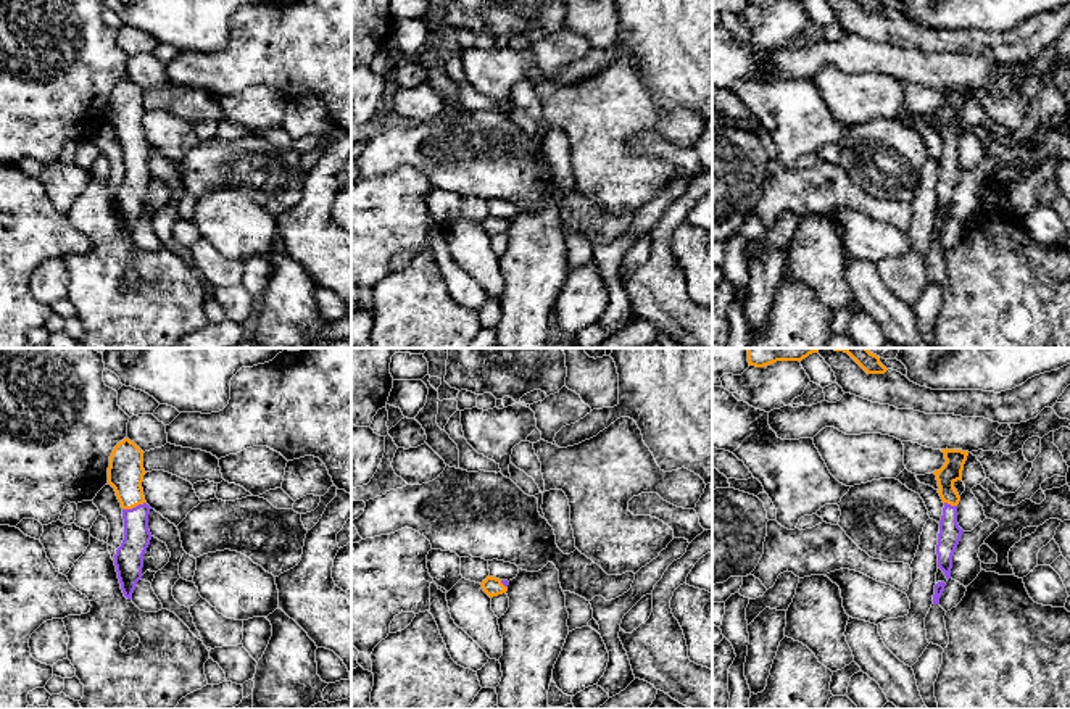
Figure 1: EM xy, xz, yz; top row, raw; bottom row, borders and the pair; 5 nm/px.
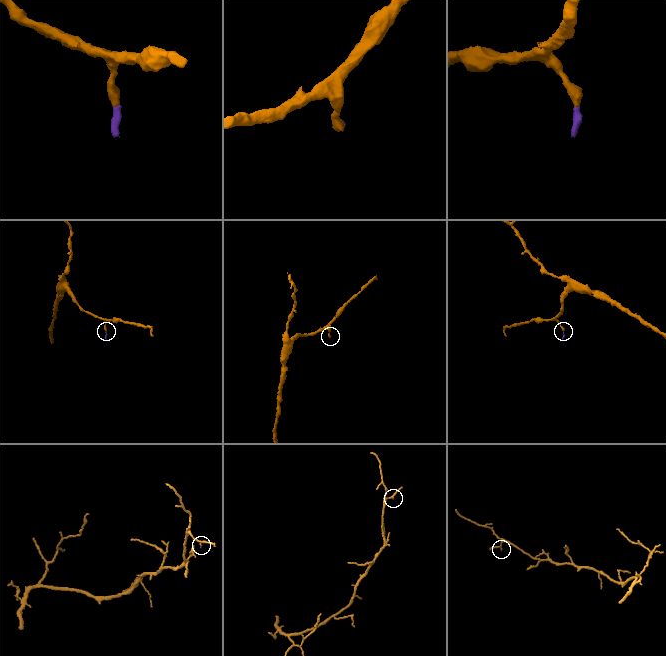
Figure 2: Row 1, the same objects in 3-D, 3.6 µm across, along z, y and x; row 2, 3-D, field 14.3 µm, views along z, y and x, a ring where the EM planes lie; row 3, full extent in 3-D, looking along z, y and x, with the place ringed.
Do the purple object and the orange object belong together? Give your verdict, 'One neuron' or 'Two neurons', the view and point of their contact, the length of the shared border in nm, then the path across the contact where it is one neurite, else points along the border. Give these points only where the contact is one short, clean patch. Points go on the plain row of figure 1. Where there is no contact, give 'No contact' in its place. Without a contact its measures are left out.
One neuron. Touches purple at xy (136, 145). Shared border 130 nm. Path across: xy (129, 194), (136, 181), (136, 145), (128, 128), (126, 110)

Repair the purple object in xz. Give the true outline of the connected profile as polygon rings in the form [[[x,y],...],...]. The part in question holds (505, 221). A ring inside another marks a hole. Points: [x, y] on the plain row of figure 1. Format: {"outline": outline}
{"outline": [[[487,216],[482,222],[483,230],[493,237],[508,230],[508,219],[500,219],[496,216]]]}

